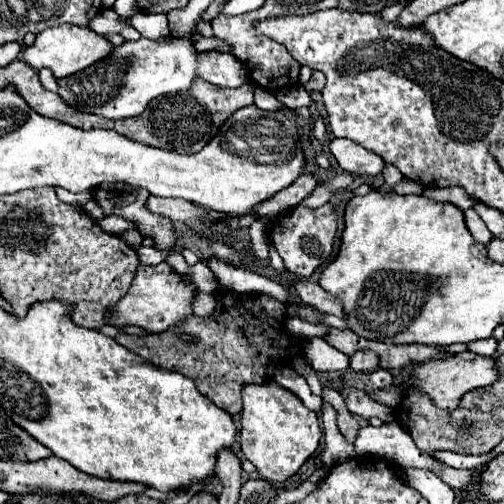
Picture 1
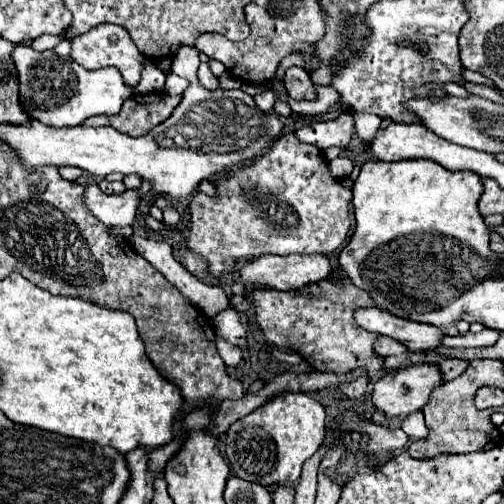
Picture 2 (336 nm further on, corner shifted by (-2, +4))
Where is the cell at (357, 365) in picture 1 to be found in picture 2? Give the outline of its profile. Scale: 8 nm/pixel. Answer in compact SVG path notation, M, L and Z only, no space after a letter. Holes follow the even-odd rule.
M378 336L378 340L374 342L374 350L376 350L376 354L380 354L380 356L394 356L394 354L402 354L404 350L406 350L406 346L404 344L400 344L400 342L396 342L394 338L388 338L388 336Z

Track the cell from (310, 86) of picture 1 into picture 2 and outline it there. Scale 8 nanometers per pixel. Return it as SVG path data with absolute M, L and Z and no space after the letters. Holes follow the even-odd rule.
M302 66L288 68L286 76L284 76L284 84L286 84L290 98L294 98L294 100L314 100L314 96L316 96L310 74Z

